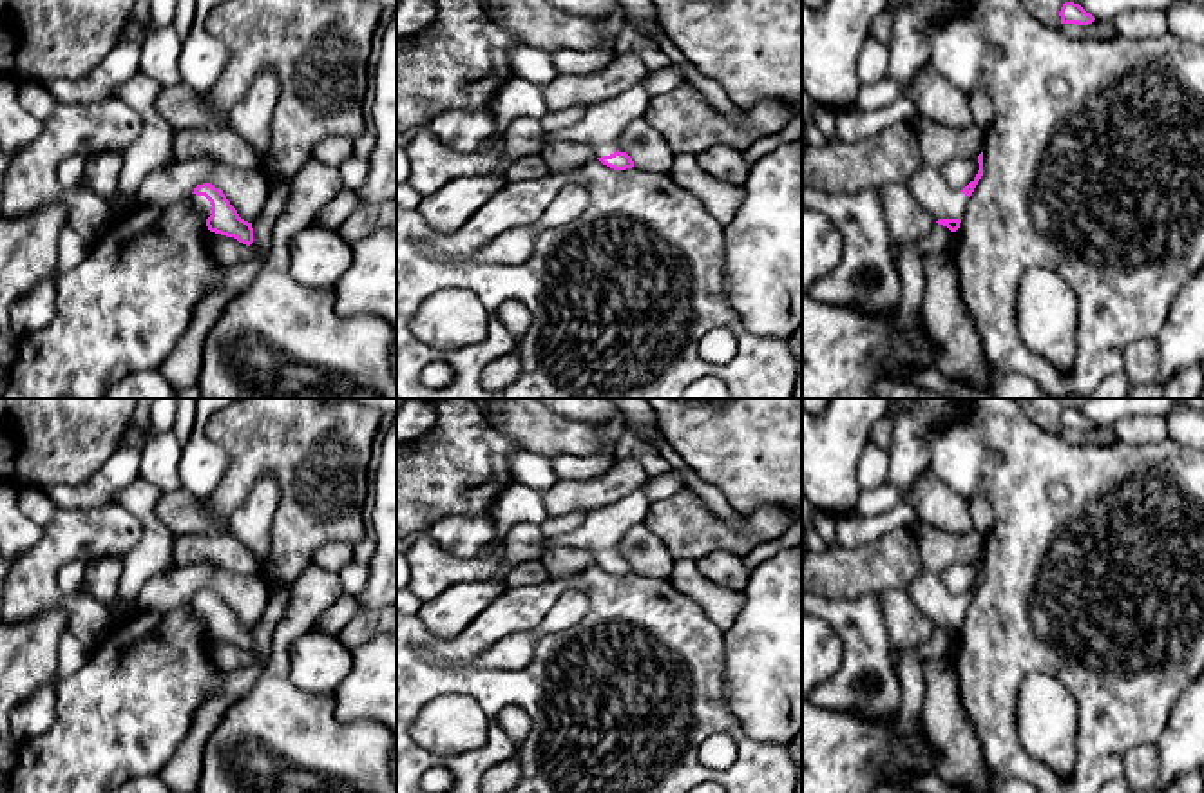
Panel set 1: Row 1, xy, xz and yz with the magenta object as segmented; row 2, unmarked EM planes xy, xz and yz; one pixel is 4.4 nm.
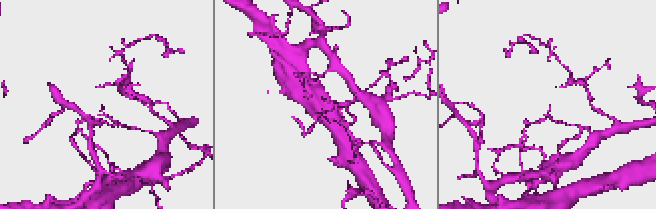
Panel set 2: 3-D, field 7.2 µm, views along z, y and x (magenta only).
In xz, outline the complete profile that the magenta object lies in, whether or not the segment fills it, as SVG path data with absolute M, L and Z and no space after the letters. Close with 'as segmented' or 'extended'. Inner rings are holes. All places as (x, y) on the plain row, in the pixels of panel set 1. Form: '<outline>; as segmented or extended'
M643 485L607 507L587 512L578 529L559 536L543 536L541 547L543 550L585 549L596 554L596 563L603 570L614 576L632 574L632 563L617 556L617 543L634 525L645 523L650 503Z; extended

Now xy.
M210 588L197 590L190 599L194 612L206 621L210 637L234 643L250 652L253 648L252 628L239 623L223 596Z; extended

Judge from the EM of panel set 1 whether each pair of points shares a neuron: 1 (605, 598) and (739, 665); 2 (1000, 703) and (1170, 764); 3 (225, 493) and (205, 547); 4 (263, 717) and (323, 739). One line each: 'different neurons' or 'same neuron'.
1: different neurons
2: different neurons
3: different neurons
4: same neuron

